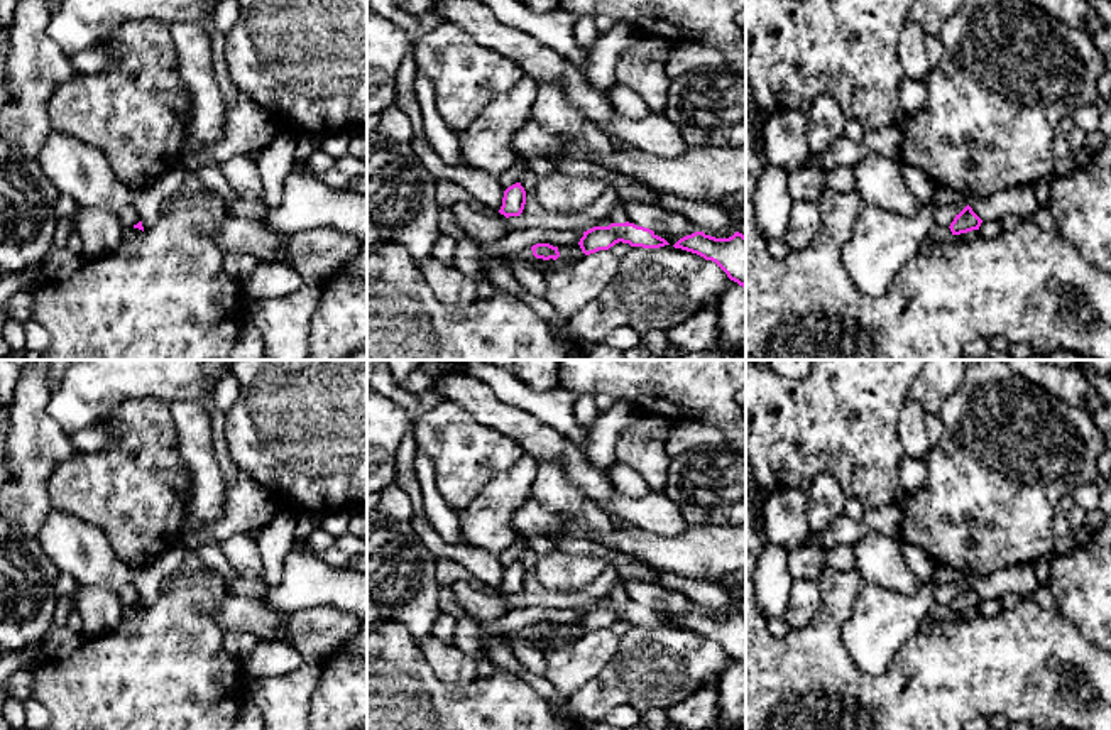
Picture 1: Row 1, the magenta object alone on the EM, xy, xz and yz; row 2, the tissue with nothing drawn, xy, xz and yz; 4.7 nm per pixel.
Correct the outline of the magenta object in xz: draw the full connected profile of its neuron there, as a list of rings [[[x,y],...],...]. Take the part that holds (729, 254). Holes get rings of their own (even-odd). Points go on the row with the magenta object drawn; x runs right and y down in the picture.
[[[695,232],[680,238],[675,248],[681,248],[715,262],[731,281],[746,289],[746,237],[736,232],[729,238],[715,238]]]

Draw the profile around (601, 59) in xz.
[[[616,20],[609,32],[602,32],[599,41],[585,49],[587,78],[597,91],[616,83],[617,61],[636,39],[639,39],[636,25]]]

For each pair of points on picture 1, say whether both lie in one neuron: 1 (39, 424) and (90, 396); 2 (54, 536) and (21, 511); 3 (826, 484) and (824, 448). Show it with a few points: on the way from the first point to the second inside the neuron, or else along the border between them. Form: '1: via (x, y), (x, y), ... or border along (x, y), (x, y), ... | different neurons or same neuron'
1: border along (49, 389), (48, 414), (68, 436) | different neurons
2: border along (53, 507), (36, 536) | different neurons
3: border along (805, 490), (817, 475), (829, 473), (846, 497) | different neurons

